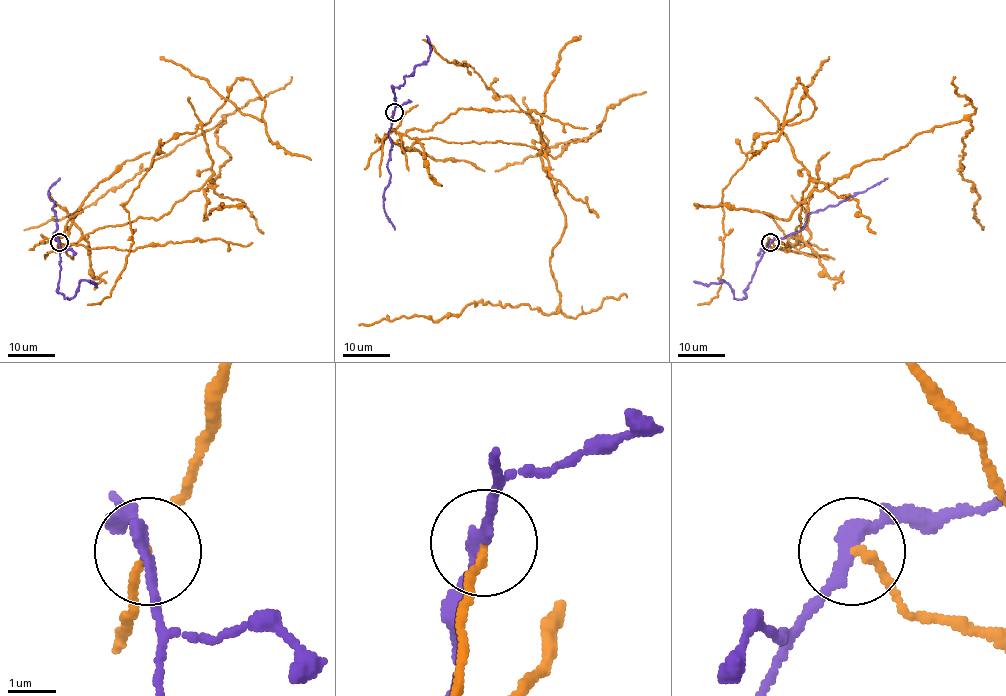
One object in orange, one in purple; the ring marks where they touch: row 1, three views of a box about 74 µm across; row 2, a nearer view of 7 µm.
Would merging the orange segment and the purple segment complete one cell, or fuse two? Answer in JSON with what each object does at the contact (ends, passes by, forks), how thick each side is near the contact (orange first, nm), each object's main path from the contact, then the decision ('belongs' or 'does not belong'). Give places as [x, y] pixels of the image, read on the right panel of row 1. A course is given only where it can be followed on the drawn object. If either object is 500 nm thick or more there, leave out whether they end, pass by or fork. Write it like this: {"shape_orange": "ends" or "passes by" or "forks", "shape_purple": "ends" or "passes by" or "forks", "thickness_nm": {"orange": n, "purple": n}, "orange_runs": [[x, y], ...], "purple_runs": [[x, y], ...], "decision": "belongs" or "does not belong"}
{"shape_orange": "ends", "shape_purple": "passes by", "thickness_nm": {"orange": 160, "purple": 260}, "orange_runs": [[771, 242], [796, 242], [809, 179], [833, 184], [968, 120], [960, 173], [979, 193], [982, 230]], "purple_runs": [[771, 242], [745, 290], [745, 299], [735, 299], [732, 288], [723, 280], [708, 284], [694, 281]], "decision": "does not belong"}

